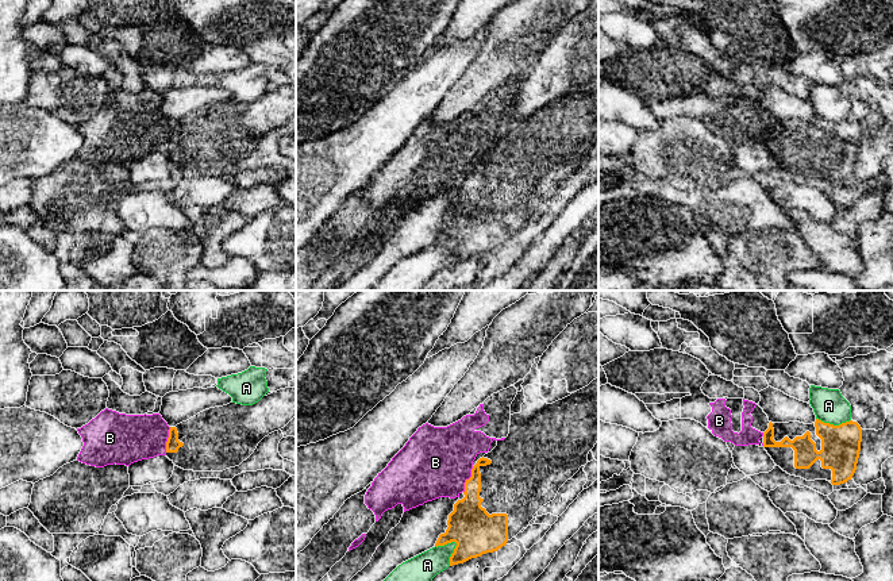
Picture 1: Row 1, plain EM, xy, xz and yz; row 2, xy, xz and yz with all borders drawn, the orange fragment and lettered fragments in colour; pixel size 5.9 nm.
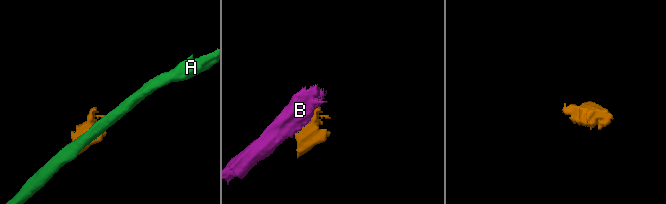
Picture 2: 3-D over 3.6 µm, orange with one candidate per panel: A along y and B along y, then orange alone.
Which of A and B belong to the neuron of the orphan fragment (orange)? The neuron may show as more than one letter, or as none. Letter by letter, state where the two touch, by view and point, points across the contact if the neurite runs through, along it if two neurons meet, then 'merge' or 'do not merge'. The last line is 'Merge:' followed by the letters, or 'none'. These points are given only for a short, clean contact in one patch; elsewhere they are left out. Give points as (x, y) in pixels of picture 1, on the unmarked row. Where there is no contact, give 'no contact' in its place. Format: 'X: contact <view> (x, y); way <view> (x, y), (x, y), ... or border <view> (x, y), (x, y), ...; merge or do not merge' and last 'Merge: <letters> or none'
A: contact xz (457, 242); do not merge
B: contact xz (468, 177); do not merge
Merge: none

